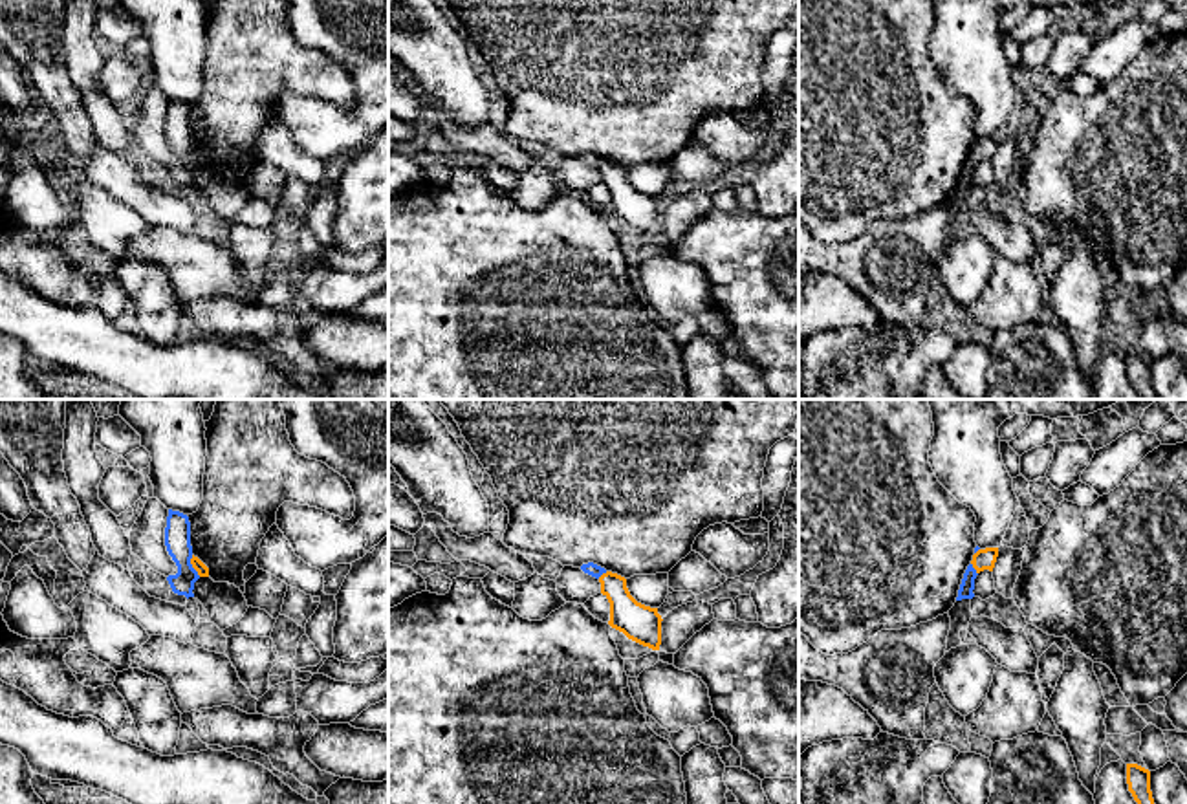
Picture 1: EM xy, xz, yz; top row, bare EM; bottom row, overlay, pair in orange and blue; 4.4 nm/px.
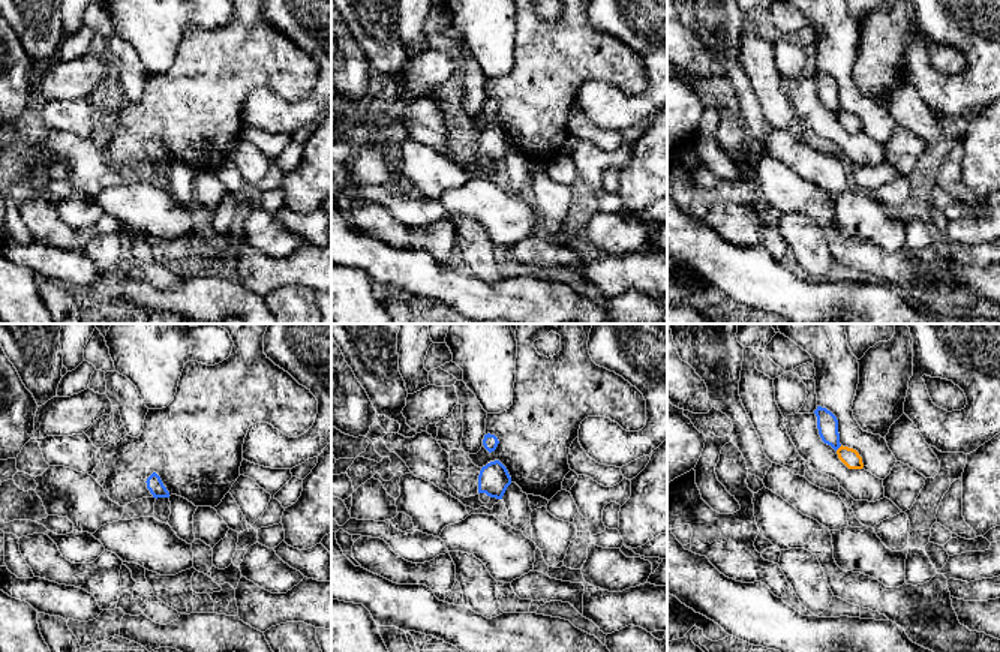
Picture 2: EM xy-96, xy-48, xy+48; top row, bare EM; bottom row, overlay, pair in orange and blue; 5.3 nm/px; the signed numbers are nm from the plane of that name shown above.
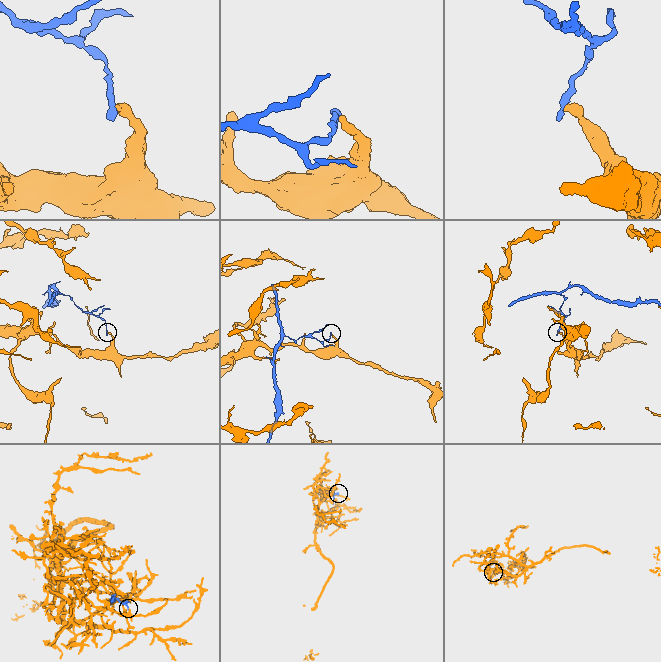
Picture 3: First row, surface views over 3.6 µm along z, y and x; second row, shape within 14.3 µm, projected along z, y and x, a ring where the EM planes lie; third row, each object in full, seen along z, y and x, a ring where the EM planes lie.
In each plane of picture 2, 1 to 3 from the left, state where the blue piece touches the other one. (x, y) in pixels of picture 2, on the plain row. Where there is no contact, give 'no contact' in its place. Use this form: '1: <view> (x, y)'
1: no contact
2: no contact
3: xy+48 (840, 111)

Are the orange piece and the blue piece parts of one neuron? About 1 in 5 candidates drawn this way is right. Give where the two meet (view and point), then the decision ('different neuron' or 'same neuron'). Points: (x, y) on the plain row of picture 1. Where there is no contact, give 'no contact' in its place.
meets orange in xy at (193, 156); different neuron

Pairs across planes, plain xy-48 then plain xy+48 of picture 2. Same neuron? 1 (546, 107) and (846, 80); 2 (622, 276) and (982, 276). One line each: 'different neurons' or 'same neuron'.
1: different neurons
2: same neuron

